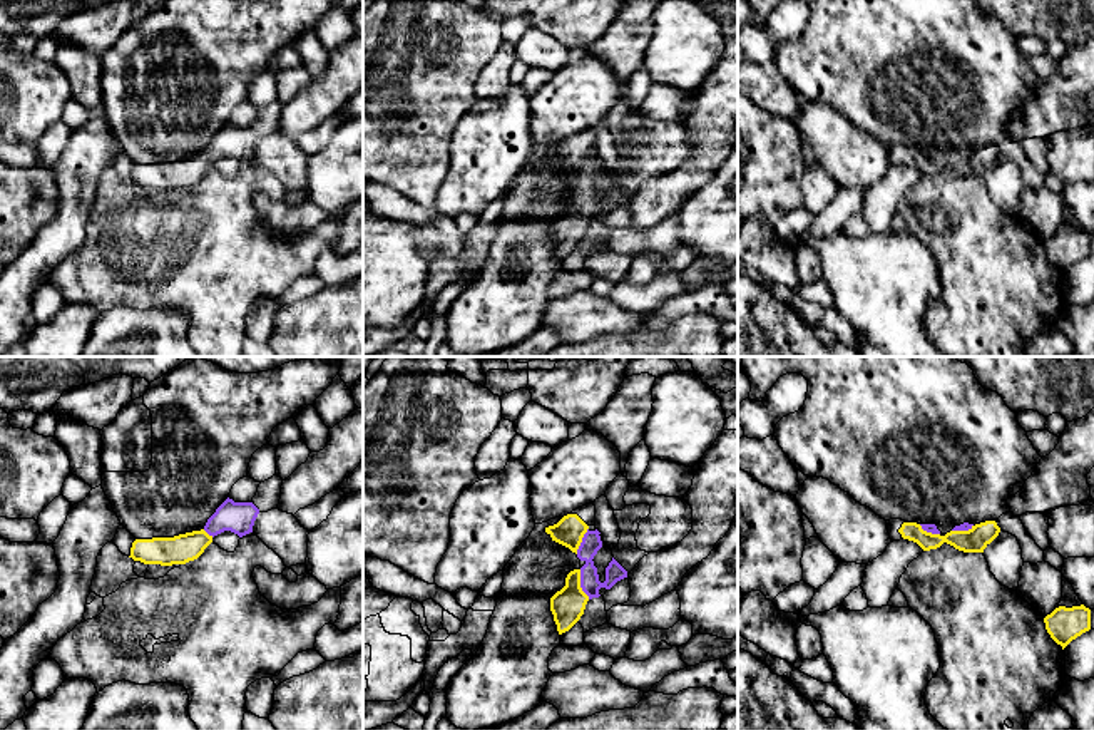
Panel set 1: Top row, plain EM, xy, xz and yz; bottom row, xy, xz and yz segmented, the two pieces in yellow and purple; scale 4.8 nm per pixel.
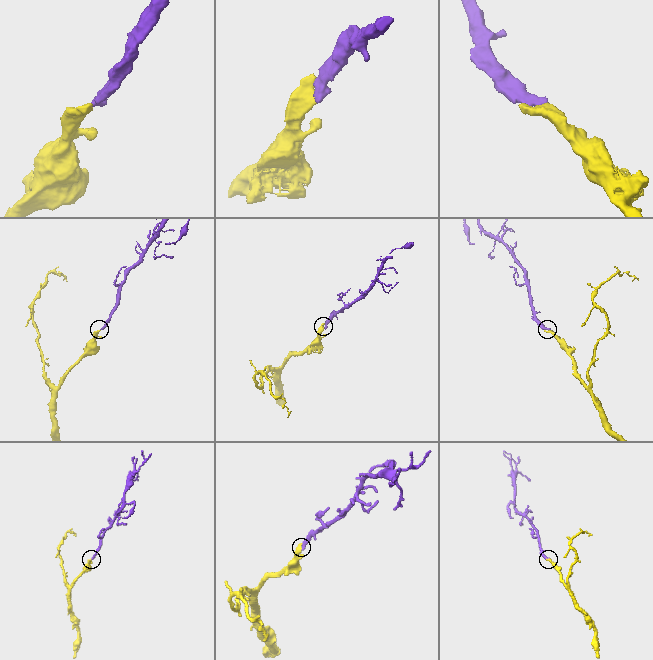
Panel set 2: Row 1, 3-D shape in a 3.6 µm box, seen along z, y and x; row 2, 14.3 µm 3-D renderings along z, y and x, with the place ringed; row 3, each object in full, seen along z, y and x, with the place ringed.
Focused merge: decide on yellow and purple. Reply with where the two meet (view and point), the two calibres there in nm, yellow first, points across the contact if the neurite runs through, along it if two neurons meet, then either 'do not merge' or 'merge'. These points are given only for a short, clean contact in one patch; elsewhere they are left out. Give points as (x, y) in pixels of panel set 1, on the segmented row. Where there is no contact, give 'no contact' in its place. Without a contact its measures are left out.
meets yellow in xz at (579, 585); 160 nm thick on the yellow side, 100 nm on the other; runs through xz (567, 605), (579, 585), (587, 576), (591, 543); merge

